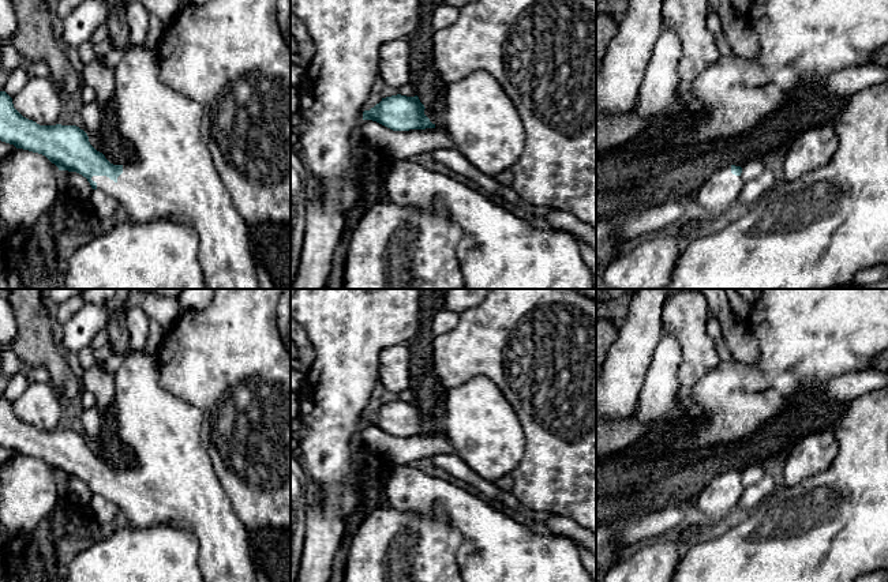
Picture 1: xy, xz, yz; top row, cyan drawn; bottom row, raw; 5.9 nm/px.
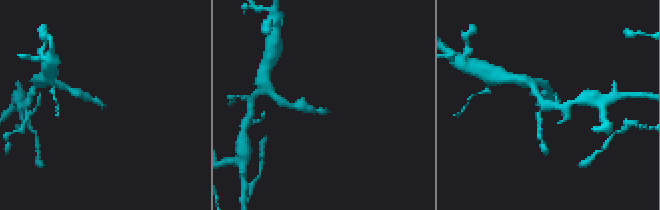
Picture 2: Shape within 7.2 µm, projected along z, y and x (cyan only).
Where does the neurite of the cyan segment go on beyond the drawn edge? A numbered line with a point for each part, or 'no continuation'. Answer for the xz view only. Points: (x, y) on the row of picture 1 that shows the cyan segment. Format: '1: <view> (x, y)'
1: xz (487, 130)

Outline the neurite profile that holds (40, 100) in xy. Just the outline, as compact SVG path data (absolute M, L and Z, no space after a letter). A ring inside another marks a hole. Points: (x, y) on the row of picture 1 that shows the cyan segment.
M30 78L12 97L12 104L23 117L40 125L59 124L63 109L61 93L50 78Z

